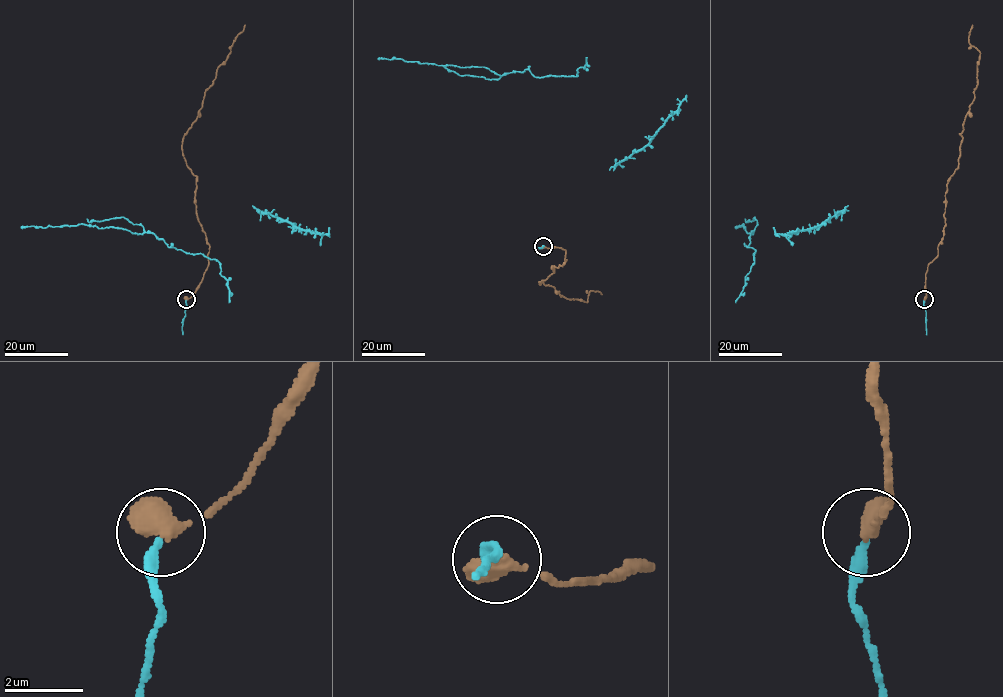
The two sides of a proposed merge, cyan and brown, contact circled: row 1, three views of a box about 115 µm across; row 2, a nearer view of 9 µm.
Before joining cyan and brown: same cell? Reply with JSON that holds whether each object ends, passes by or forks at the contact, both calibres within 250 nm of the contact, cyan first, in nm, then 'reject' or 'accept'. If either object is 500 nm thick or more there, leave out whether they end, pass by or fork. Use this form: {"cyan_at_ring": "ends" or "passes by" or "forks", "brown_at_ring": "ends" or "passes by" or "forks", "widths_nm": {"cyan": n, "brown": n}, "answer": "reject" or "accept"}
{"widths_nm": {"cyan": 280, "brown": 600}, "answer": "accept"}

